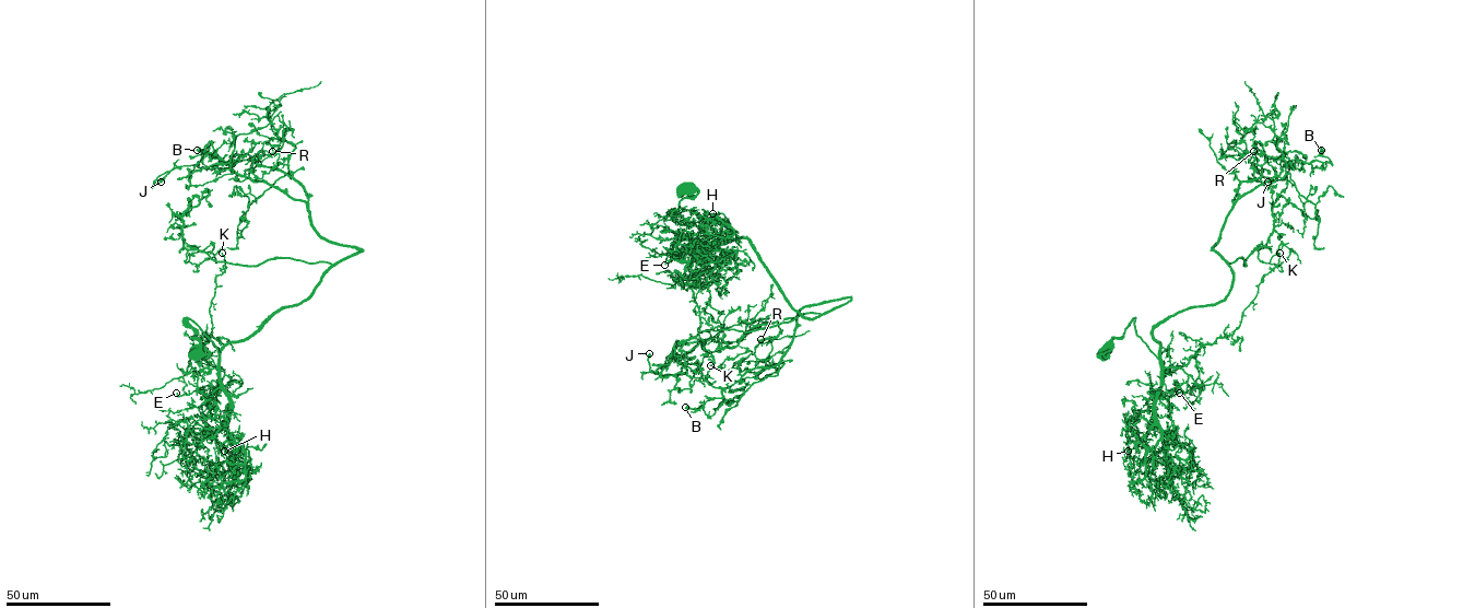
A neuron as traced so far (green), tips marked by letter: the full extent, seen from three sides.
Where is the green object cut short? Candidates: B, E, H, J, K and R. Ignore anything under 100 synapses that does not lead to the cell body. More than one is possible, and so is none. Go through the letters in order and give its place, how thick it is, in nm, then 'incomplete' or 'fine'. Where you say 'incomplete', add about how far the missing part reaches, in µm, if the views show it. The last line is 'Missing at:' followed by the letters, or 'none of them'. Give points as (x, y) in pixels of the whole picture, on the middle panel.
B: place (685, 407); calibre 320 nm; fine
E: place (664, 265); calibre 240 nm; fine
H: place (712, 213); calibre 150 nm; fine
J: place (649, 353); calibre 500 nm; fine
K: place (710, 365); calibre 160 nm; fine
R: place (761, 339); calibre 200 nm; fine
Missing at: none of them

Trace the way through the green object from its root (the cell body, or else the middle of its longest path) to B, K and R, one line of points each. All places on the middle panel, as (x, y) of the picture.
B: (685, 189), (673, 220), (746, 237), (803, 316), (851, 300), (803, 307), (712, 416), (685, 407)
K: (685, 189), (673, 220), (692, 221), (708, 241), (704, 265), (691, 276), (710, 365)
R: (685, 189), (673, 220), (746, 237), (803, 316), (851, 299), (803, 307), (776, 372), (761, 339)

